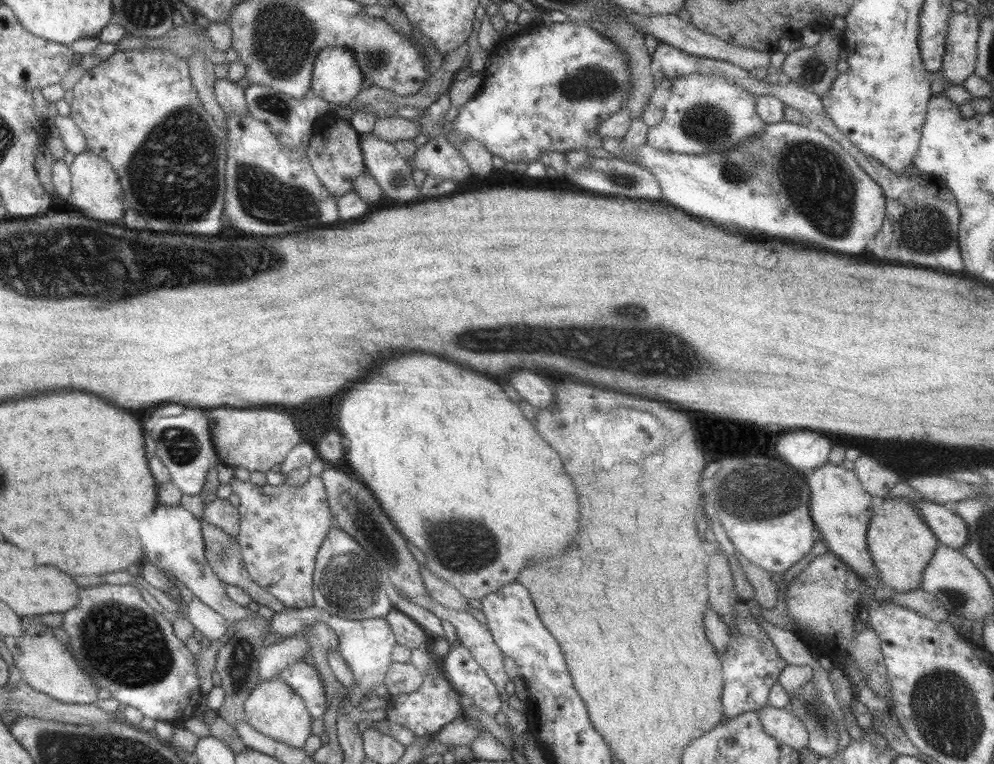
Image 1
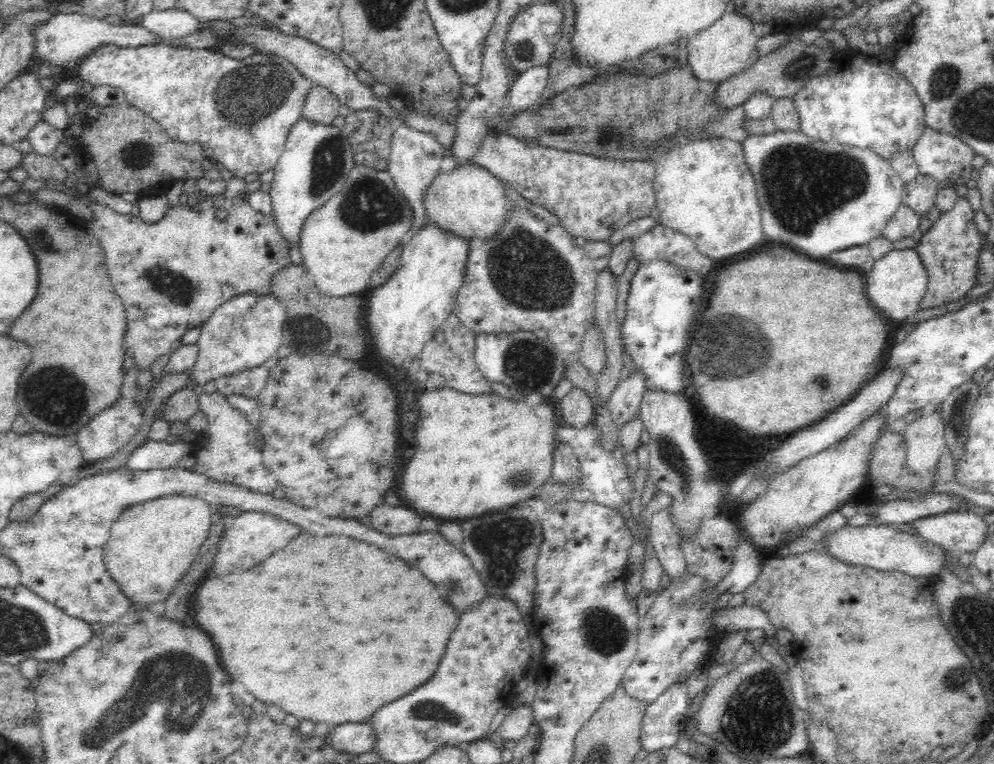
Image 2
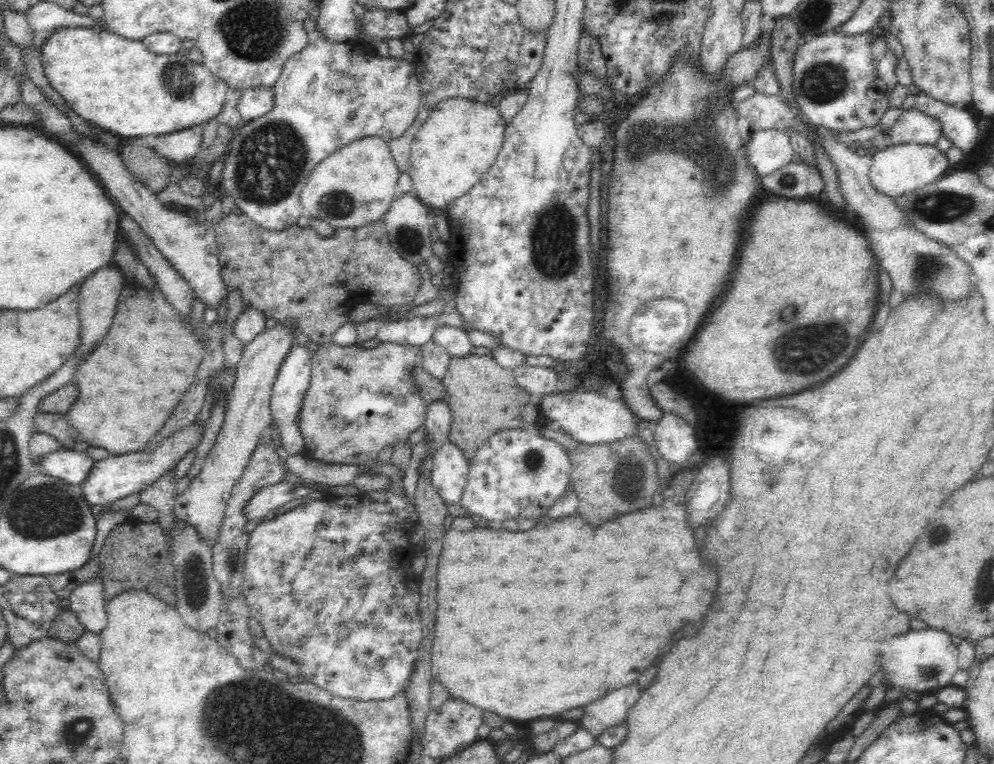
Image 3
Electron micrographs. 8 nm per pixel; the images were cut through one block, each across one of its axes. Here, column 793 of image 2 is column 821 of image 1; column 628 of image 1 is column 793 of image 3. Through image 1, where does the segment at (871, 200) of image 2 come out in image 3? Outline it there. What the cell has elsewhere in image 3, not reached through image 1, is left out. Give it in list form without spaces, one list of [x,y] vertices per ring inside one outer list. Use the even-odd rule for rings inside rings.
[[[778,129],[754,131],[746,143],[747,162],[760,179],[795,160],[788,135]]]

